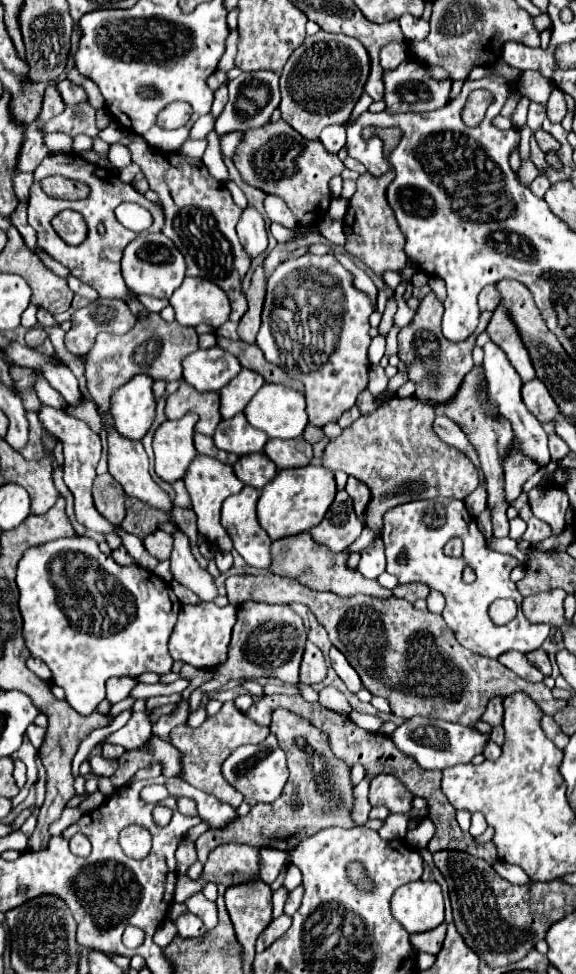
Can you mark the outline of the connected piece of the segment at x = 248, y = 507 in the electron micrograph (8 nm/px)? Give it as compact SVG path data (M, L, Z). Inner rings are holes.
M243 488L239 494L229 496L223 502L221 510L221 526L233 540L235 550L243 556L243 560L253 568L271 566L271 538L259 526L255 516L255 504L259 498L259 490Z

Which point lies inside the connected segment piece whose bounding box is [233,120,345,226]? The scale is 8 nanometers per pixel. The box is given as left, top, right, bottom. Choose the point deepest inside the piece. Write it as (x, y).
(275, 159)

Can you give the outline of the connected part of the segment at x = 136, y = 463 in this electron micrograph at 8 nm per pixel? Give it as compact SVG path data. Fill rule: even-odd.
M107 424L109 474L123 486L127 496L135 496L151 506L171 510L169 496L151 480L147 452L141 442L123 438L115 426Z

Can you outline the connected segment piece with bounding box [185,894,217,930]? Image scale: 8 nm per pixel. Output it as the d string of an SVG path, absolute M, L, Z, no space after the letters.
M195 894L185 904L189 906L191 914L195 914L195 916L199 916L203 920L207 930L217 926L217 906L215 906L215 902L209 902L203 894Z

